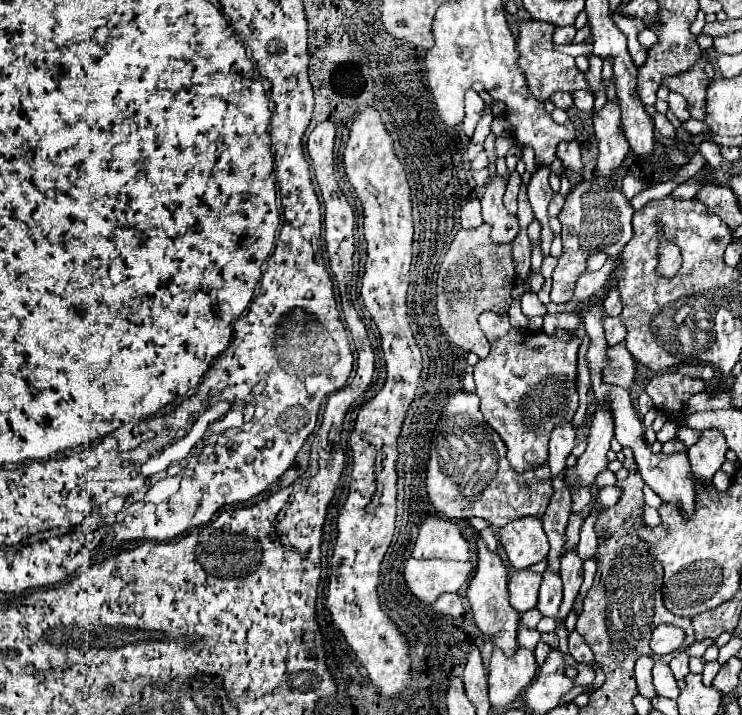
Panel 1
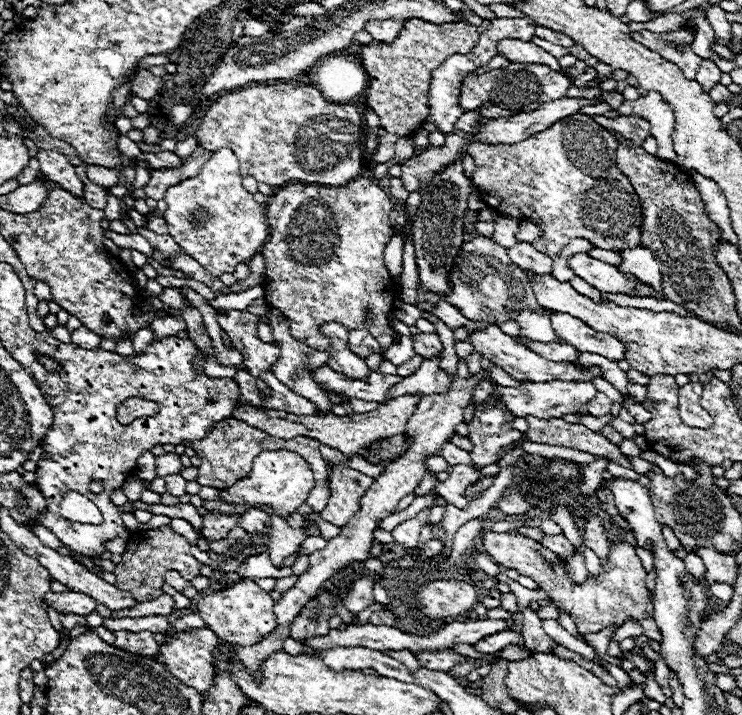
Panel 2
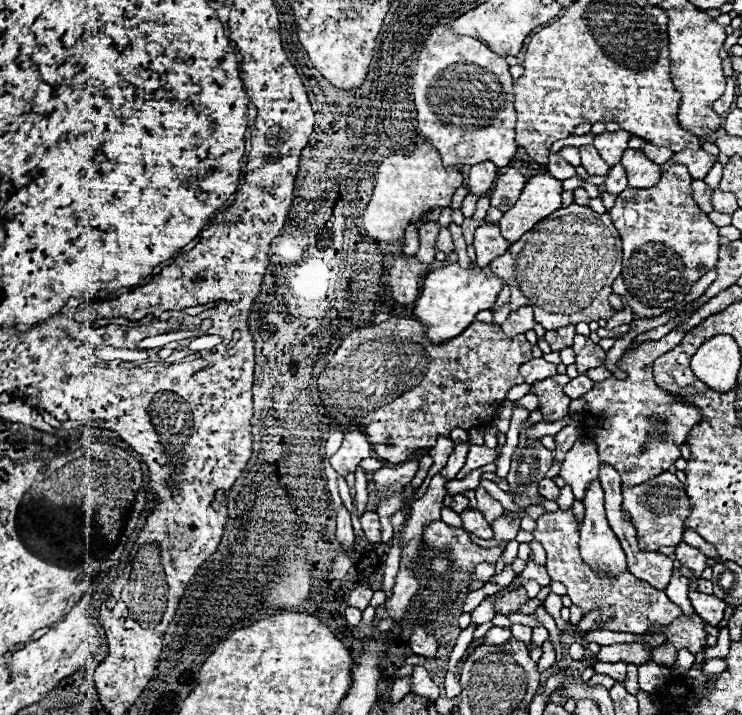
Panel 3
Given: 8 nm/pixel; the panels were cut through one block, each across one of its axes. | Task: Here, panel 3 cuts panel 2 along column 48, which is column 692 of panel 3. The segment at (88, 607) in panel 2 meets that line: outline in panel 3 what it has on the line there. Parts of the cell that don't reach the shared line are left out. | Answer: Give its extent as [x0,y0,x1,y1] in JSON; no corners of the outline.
[690,592,726,626]

